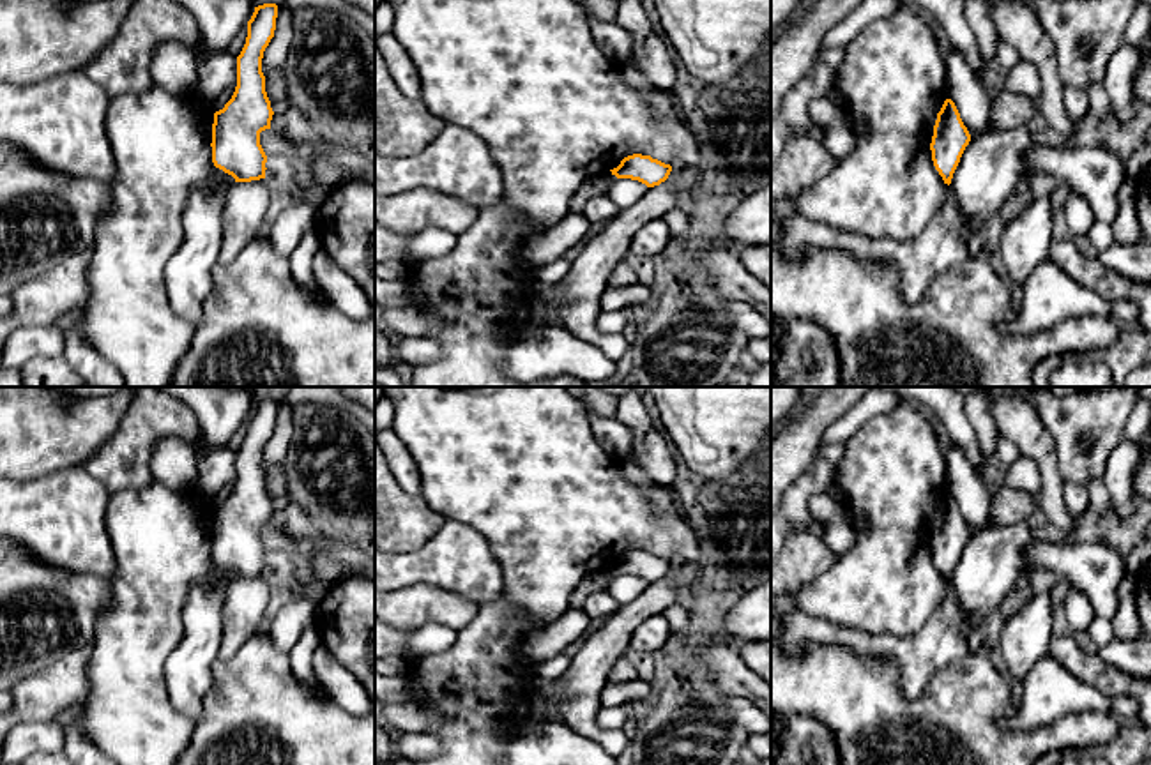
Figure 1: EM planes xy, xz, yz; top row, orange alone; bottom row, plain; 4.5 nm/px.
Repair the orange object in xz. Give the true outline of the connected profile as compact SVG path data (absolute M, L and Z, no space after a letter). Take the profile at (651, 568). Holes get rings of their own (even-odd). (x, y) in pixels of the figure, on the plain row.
M633 549L624 553L621 560L610 567L617 574L631 574L647 583L654 583L668 574L672 562L652 555L651 551Z

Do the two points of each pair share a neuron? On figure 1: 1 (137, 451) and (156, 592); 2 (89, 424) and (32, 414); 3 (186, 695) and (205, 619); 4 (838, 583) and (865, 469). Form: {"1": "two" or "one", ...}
{"1": "two", "2": "one", "3": "one", "4": "one"}

